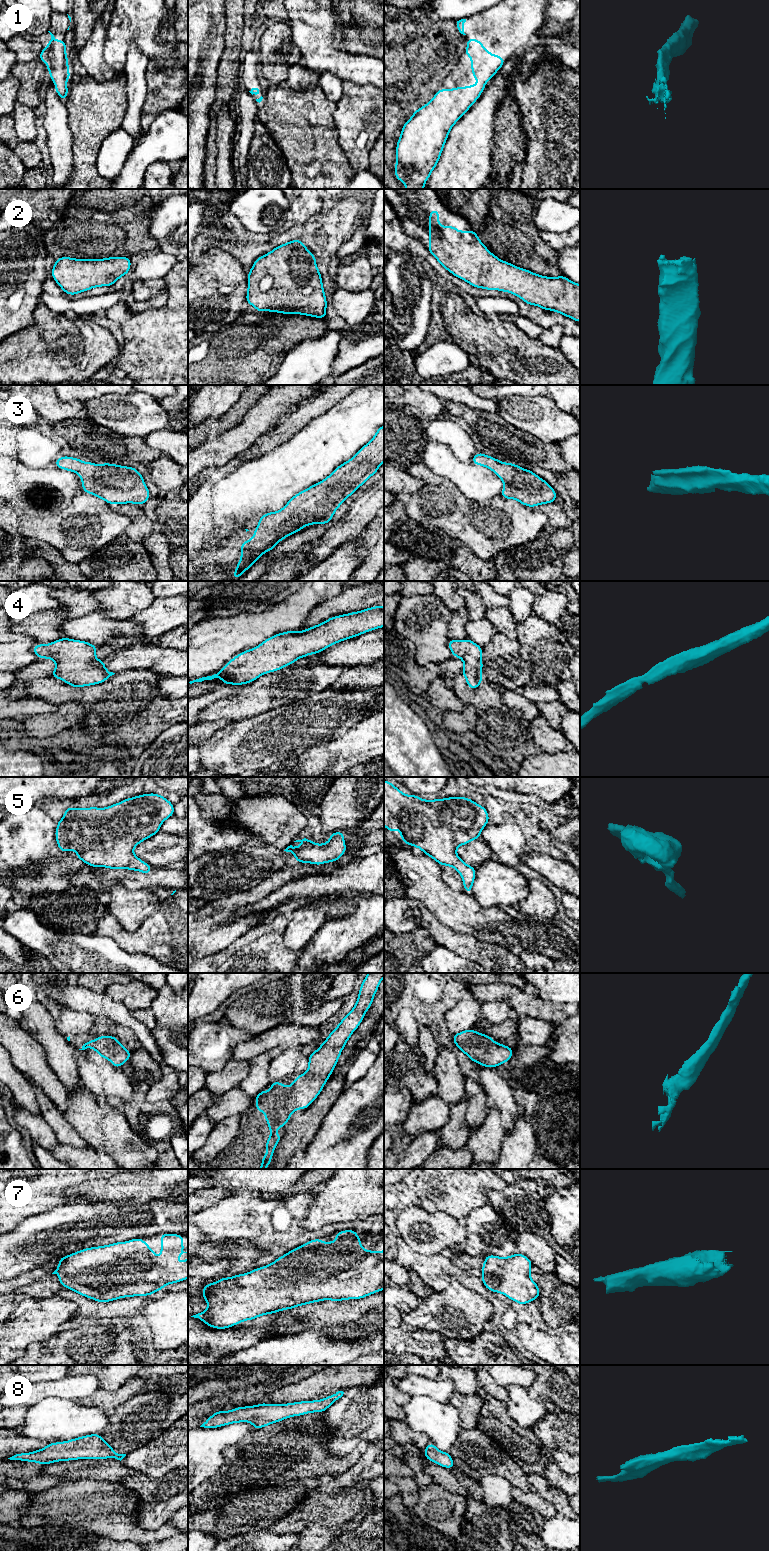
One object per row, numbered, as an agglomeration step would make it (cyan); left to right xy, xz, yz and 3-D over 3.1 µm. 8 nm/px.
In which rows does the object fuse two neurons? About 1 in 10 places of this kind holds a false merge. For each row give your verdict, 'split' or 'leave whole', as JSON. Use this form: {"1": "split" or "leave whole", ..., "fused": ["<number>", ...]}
{"1": "leave whole", "2": "leave whole", "3": "leave whole", "4": "leave whole", "5": "leave whole", "6": "leave whole", "7": "leave whole", "8": "leave whole", "fused": []}

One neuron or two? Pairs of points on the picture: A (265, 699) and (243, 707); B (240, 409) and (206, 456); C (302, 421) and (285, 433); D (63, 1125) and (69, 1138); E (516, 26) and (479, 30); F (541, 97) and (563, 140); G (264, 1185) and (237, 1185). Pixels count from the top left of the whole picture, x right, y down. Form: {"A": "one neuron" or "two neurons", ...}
{"A": "one neuron", "B": "two neurons", "C": "one neuron", "D": "one neuron", "E": "one neuron", "F": "one neuron", "G": "one neuron"}

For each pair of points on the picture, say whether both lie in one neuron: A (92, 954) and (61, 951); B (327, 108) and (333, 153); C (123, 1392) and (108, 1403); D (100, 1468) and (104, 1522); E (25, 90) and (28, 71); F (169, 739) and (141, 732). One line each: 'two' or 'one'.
A: one
B: one
C: one
D: two
E: one
F: two

